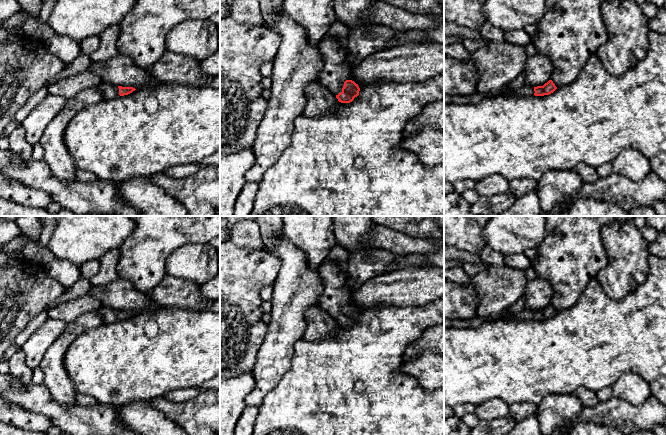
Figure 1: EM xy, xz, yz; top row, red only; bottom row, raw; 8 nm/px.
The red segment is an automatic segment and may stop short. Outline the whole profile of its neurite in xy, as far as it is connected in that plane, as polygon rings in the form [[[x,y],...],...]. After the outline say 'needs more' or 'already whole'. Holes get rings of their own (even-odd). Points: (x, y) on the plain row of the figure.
[[[102,306],[99,310],[99,314],[104,323],[113,323],[118,320],[128,319],[135,315],[136,313],[133,311],[122,311]]]; needs more

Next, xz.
[[[328,258],[318,270],[323,285],[319,307],[334,318],[339,326],[352,326],[359,319],[360,312],[351,304],[351,292],[345,289],[347,273]]]; needs more

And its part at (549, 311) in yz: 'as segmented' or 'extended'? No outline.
extended

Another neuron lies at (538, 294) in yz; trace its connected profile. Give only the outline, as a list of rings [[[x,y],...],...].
[[[533,279],[527,282],[524,293],[525,307],[531,311],[543,310],[552,304],[553,288],[545,279]]]

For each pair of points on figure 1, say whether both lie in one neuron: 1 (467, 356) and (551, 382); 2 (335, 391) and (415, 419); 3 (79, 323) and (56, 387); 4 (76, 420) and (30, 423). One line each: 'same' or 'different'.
1: same
2: same
3: same
4: different

